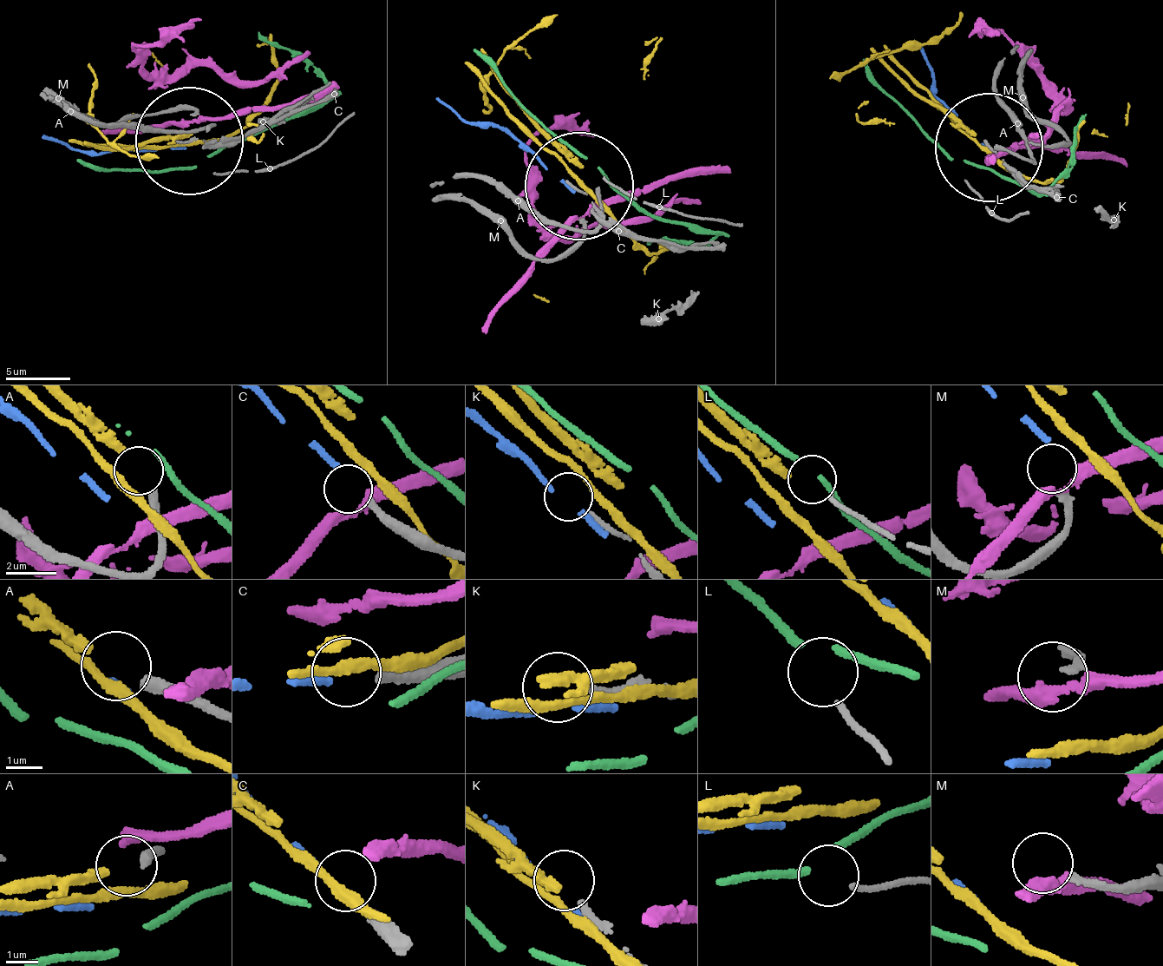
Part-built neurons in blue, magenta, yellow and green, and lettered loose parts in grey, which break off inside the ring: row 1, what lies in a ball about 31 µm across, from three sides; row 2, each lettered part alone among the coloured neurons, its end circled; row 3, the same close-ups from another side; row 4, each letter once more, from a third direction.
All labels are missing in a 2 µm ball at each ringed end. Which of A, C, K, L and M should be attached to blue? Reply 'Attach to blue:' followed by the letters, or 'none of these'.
Attach to blue: C

